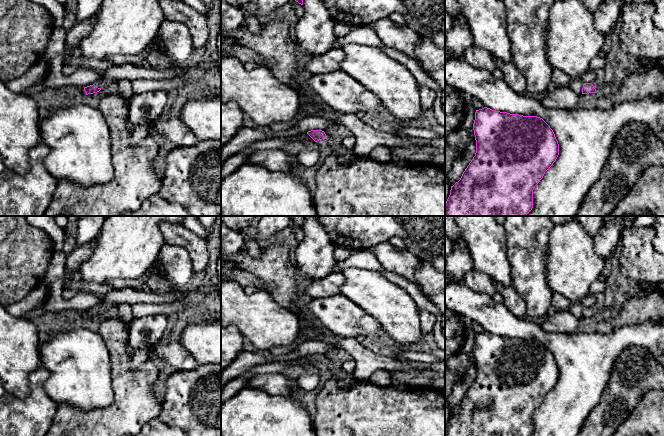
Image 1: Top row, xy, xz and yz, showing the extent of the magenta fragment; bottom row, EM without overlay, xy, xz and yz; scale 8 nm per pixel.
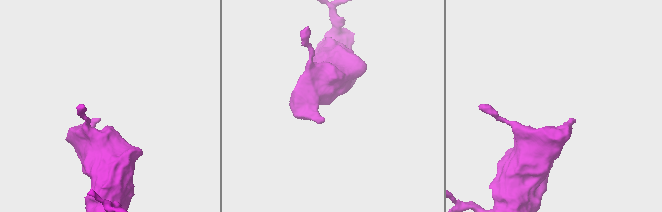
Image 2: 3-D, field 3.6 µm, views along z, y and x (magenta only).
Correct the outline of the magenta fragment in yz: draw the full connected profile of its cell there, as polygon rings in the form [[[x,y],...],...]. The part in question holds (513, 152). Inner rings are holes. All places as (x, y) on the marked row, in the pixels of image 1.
[[[484,107],[476,110],[473,130],[476,140],[476,153],[460,180],[451,186],[450,195],[445,203],[445,216],[526,216],[533,208],[533,190],[553,165],[559,155],[559,144],[550,126],[540,117],[523,116],[500,112]]]

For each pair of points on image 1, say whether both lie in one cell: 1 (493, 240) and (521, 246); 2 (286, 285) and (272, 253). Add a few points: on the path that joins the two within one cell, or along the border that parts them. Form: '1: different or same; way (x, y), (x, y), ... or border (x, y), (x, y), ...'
1: different; border (502, 226), (505, 232), (506, 257), (511, 266)
2: same; way (280, 277), (274, 268), (274, 261)

